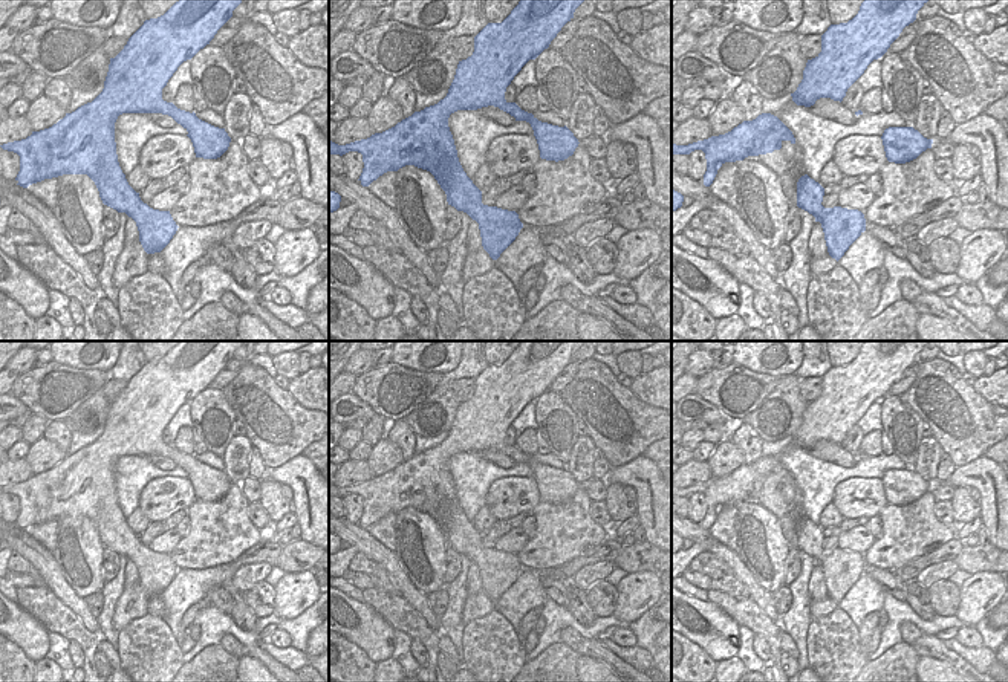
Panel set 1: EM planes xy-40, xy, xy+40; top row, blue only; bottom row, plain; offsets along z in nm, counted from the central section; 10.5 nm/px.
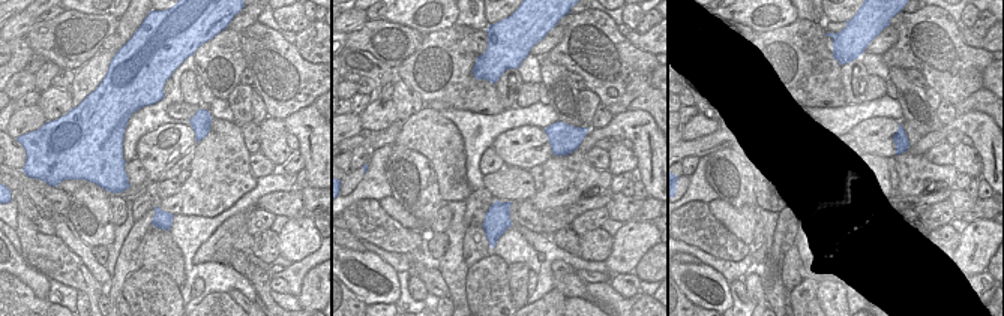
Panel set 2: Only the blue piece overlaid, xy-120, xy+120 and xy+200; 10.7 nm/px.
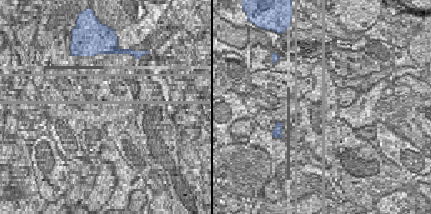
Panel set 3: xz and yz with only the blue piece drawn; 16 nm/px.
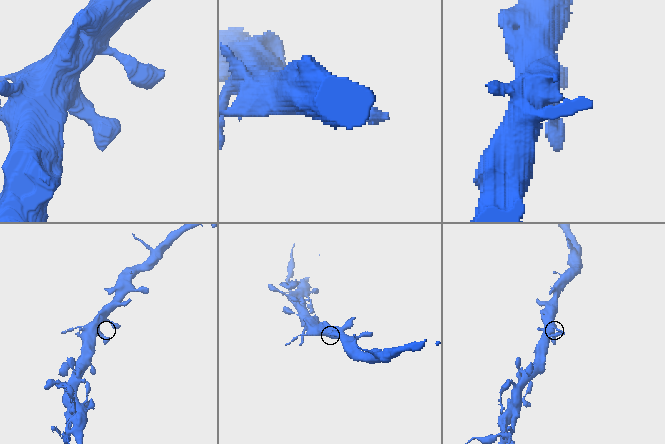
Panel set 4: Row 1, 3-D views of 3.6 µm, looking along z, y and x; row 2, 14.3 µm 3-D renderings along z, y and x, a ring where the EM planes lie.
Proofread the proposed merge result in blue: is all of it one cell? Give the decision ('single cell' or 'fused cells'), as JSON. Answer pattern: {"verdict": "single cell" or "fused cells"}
{"verdict": "single cell"}

